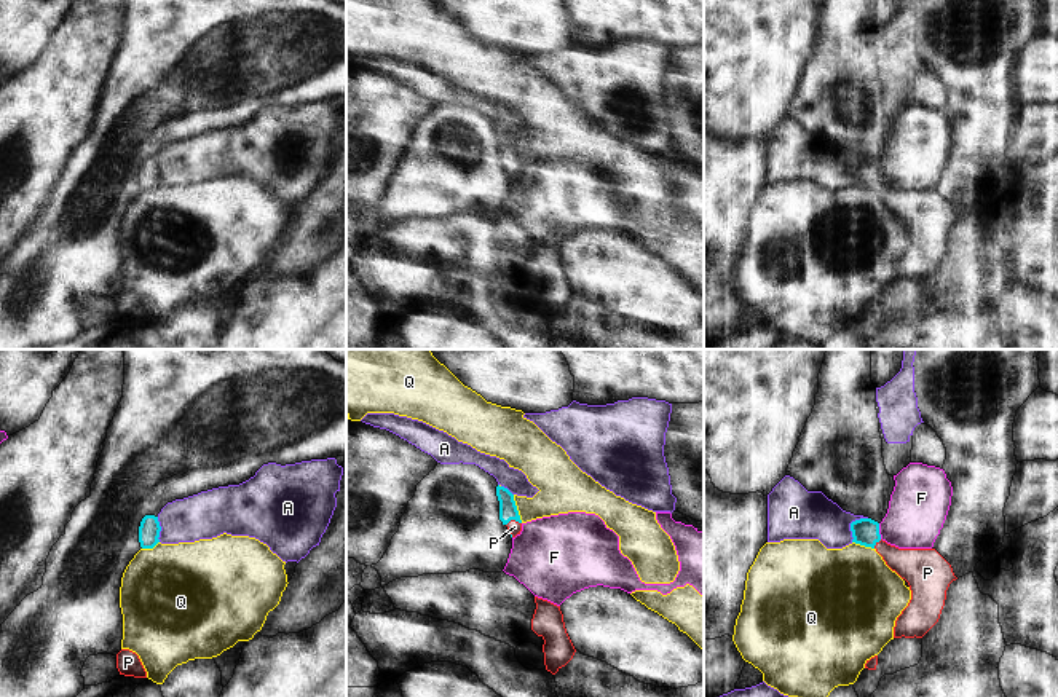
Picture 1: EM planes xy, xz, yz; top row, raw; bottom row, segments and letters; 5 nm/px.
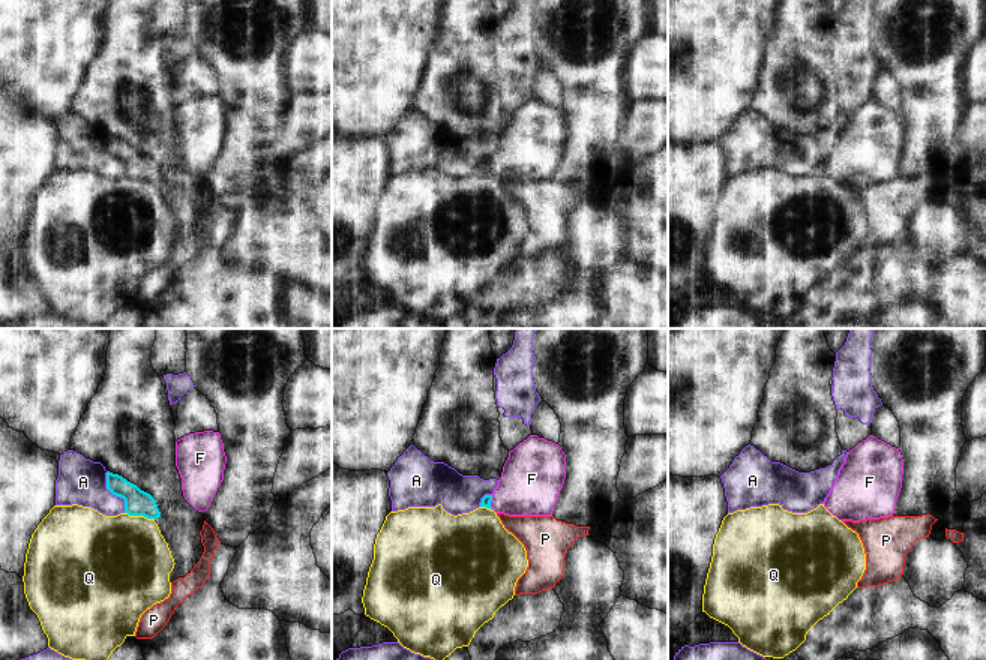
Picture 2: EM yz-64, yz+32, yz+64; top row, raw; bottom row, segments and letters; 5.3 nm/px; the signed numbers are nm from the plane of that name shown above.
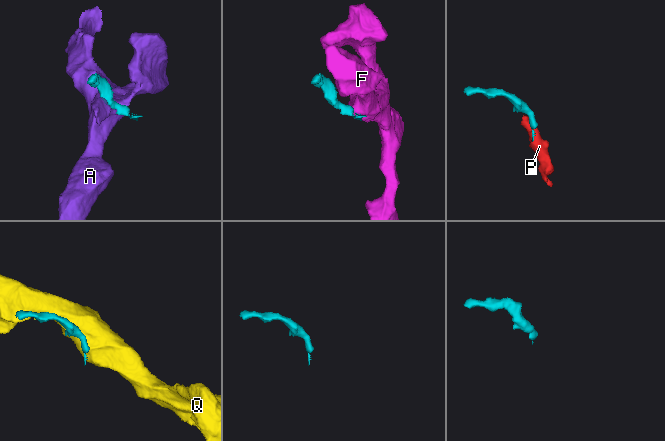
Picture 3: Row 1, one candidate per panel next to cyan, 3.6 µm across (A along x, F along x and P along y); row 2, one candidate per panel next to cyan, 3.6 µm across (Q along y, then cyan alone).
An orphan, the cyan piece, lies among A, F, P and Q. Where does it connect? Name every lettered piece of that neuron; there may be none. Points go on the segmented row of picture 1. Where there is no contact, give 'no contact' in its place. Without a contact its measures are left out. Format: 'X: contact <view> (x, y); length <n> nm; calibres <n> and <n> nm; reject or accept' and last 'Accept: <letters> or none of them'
A: contact yz (851, 525); length 150 nm; calibres 140 and 240 nm; reject
F: contact yz (878, 531); length 80 nm; calibres 140 and 300 nm; reject
P: contact xz (513, 519); length 80 nm; calibres 100 and 70 nm; accept
Q: contact xz (516, 509); length 150 nm; calibres 100 and 220 nm; reject
Accept: P

